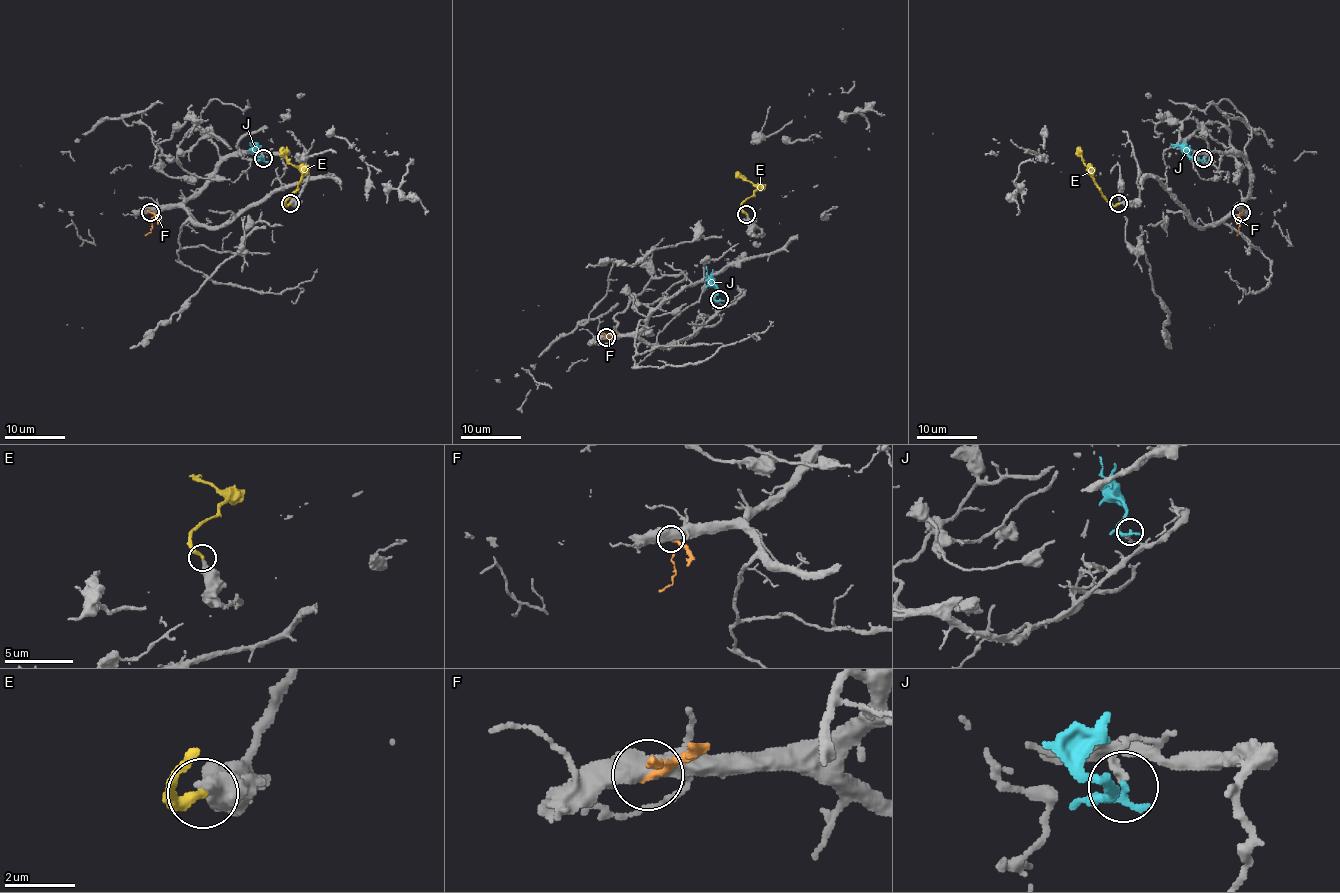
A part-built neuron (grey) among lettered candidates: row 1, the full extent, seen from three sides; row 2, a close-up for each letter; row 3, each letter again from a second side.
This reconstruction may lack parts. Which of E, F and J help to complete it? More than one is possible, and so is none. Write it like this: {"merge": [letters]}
{"merge": ["E"]}

